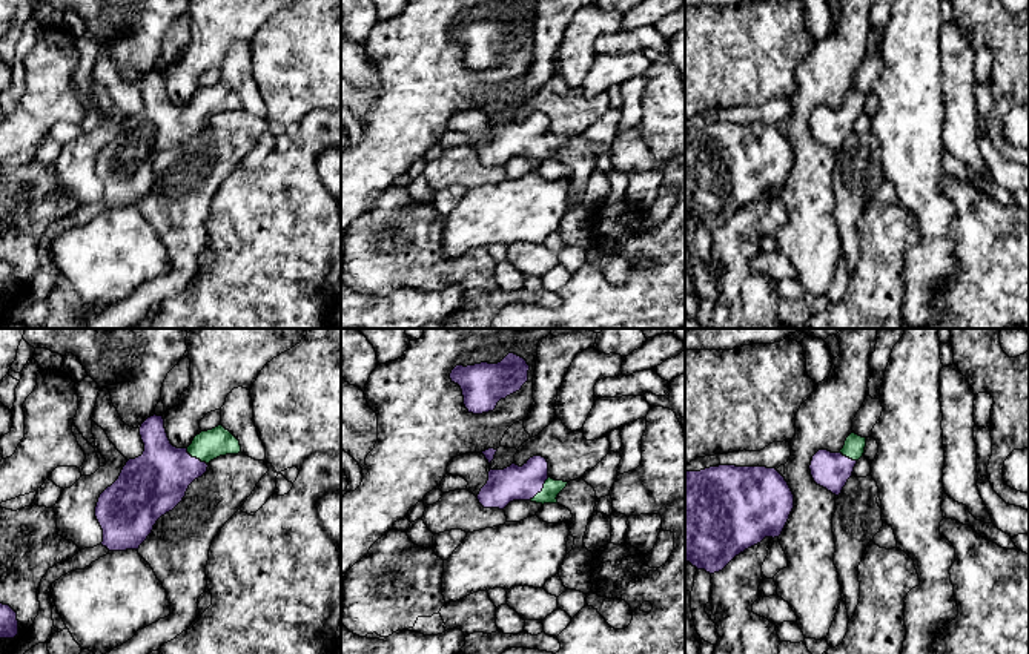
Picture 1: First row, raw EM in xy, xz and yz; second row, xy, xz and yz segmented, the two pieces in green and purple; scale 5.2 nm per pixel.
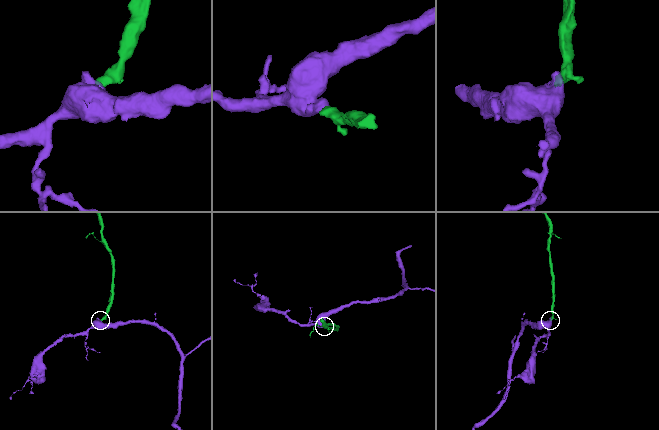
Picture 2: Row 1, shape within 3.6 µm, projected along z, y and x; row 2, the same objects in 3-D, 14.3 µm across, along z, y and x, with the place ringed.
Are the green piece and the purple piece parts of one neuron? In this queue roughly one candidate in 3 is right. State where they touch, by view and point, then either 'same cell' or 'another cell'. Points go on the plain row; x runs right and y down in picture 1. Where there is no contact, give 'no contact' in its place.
contact xz (542, 146); same cell

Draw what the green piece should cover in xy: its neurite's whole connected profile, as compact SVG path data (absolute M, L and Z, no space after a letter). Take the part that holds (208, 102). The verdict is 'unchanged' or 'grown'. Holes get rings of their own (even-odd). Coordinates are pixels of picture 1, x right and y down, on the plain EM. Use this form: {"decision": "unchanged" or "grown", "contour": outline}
{"decision": "grown", "contour": "M151 72L140 83L144 107L129 115L118 135L98 154L95 173L109 207L138 206L152 189L157 177L172 167L186 152L189 141L207 127L207 120L220 112L241 109L240 97L223 81L201 88L187 104L170 100L163 72Z"}

